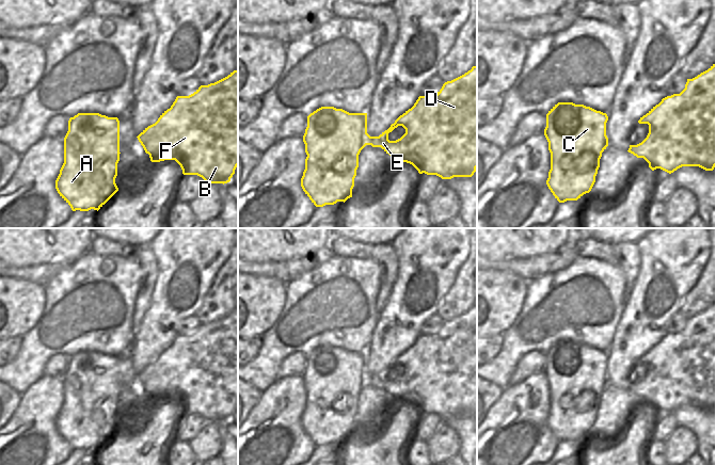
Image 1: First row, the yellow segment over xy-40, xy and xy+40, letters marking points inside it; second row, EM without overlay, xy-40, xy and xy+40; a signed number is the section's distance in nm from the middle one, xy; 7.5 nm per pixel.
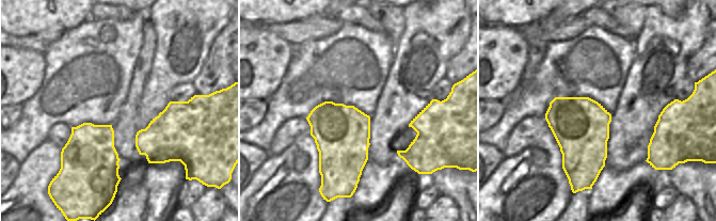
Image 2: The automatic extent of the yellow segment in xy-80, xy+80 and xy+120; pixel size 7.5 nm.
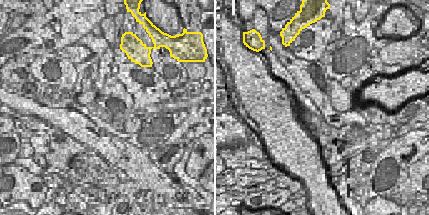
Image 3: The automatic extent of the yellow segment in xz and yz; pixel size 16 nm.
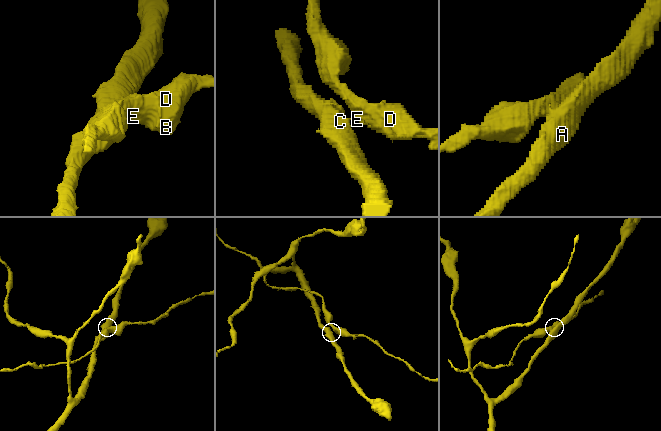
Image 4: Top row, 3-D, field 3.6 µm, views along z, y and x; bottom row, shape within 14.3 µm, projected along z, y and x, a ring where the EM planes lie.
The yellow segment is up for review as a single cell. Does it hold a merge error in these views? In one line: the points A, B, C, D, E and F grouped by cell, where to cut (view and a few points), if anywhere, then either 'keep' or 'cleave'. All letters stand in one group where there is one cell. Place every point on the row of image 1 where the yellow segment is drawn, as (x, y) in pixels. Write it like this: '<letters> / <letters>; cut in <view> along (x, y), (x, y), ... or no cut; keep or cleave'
A C / B D E F; cut in xy along (370, 137), (371, 144); cleave

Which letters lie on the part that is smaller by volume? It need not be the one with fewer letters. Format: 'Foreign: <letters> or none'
Foreign: B, D, E, F

